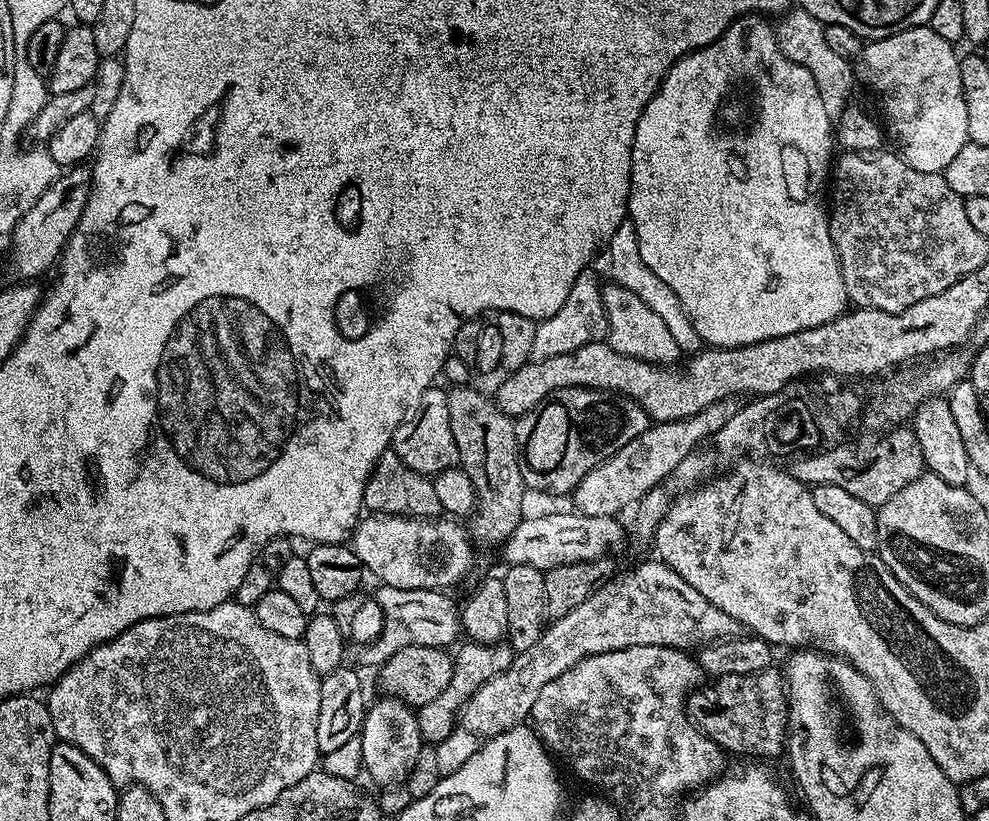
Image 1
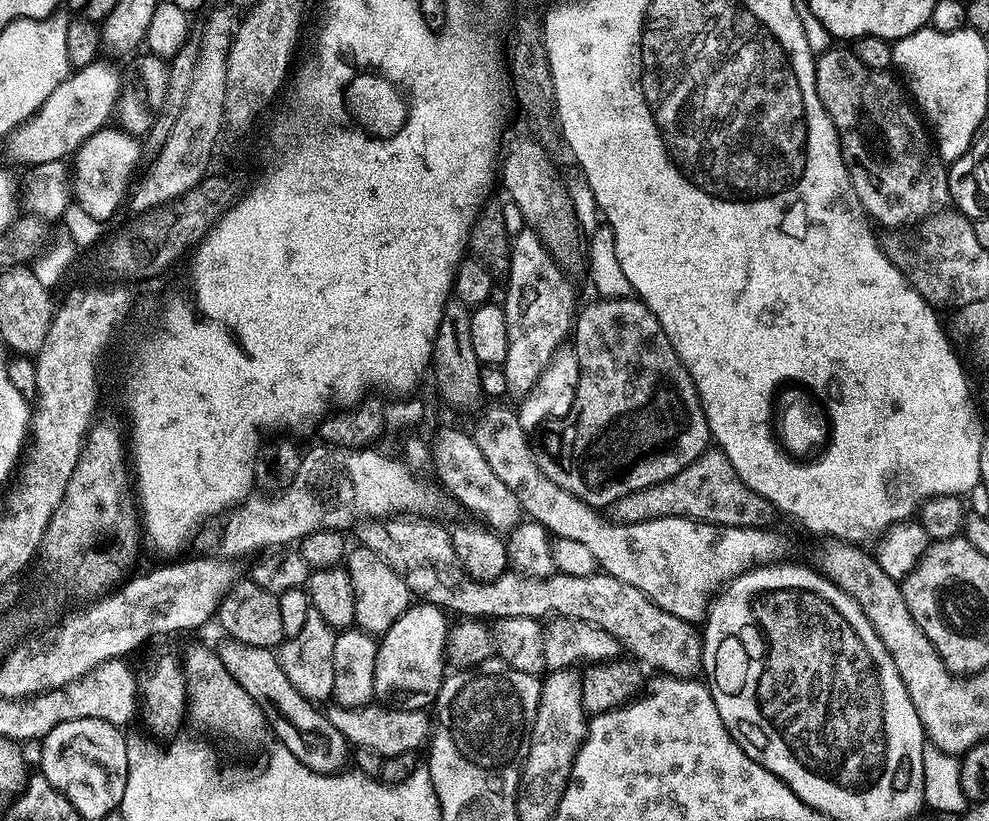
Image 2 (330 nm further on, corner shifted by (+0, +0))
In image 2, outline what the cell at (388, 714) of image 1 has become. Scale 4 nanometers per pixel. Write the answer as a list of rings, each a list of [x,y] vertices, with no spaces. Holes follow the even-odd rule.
[[[416,602],[409,606],[402,618],[398,618],[390,630],[383,632],[376,645],[376,696],[397,708],[427,709],[435,705],[446,675],[449,629],[449,613],[439,605]]]

